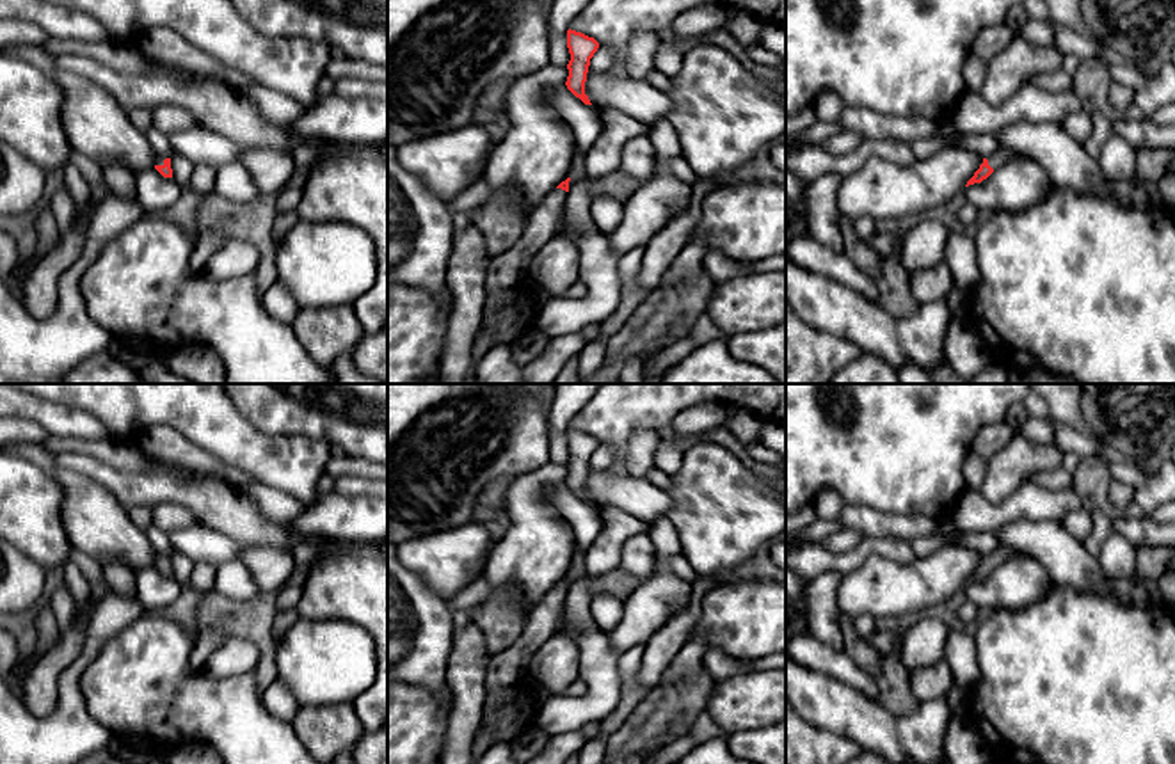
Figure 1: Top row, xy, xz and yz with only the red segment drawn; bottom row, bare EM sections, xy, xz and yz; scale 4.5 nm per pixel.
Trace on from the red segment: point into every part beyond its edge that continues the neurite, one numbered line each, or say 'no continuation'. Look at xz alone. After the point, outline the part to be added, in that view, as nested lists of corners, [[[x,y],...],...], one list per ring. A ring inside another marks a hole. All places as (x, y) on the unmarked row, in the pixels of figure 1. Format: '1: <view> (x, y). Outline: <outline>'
1: xz (507, 668). Outline: [[[551,588],[532,608],[519,638],[508,649],[489,656],[484,716],[491,718],[498,712],[514,689],[528,677],[528,666],[535,652],[556,631],[565,599],[565,588]]]

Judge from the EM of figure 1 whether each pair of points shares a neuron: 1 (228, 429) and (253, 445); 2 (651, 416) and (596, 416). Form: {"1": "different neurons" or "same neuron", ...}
{"1": "same neuron", "2": "same neuron"}

